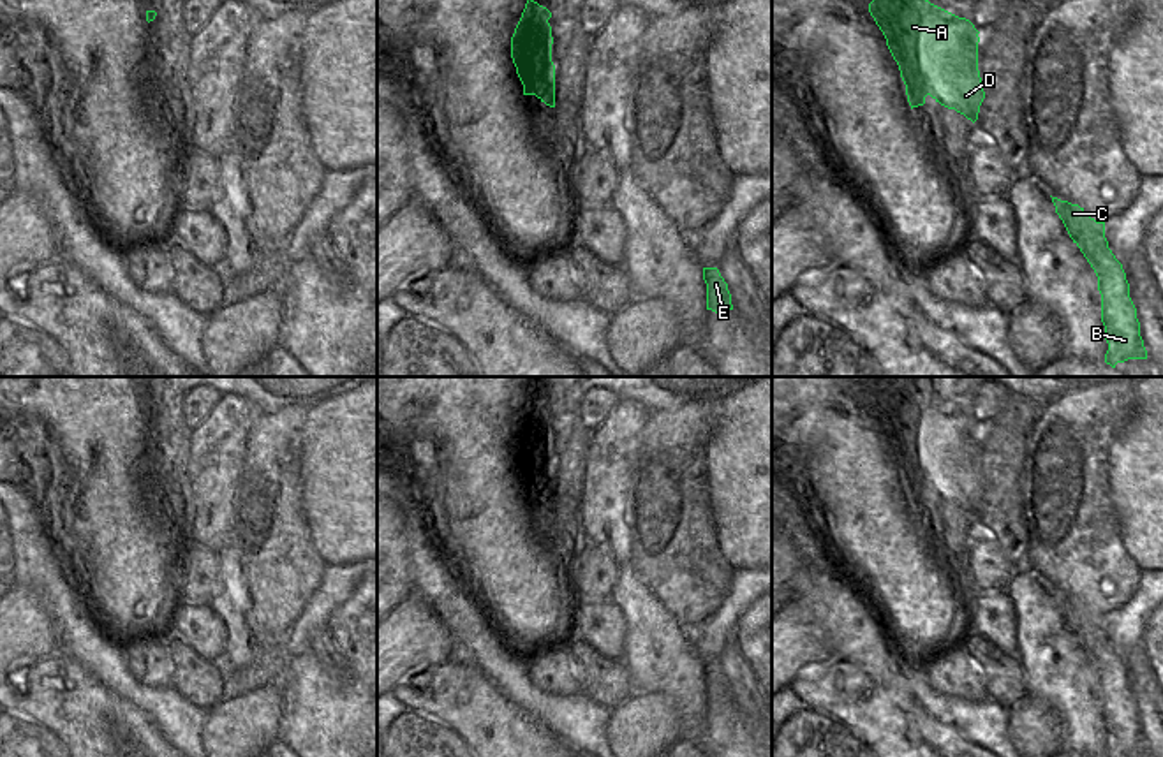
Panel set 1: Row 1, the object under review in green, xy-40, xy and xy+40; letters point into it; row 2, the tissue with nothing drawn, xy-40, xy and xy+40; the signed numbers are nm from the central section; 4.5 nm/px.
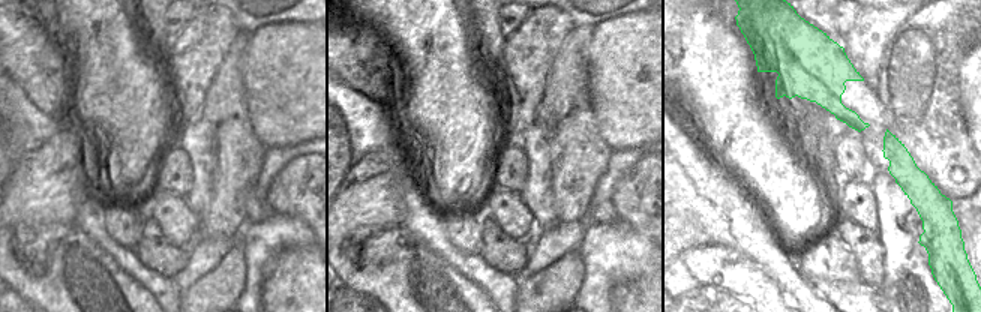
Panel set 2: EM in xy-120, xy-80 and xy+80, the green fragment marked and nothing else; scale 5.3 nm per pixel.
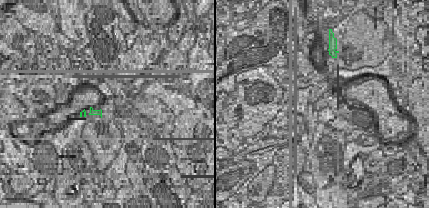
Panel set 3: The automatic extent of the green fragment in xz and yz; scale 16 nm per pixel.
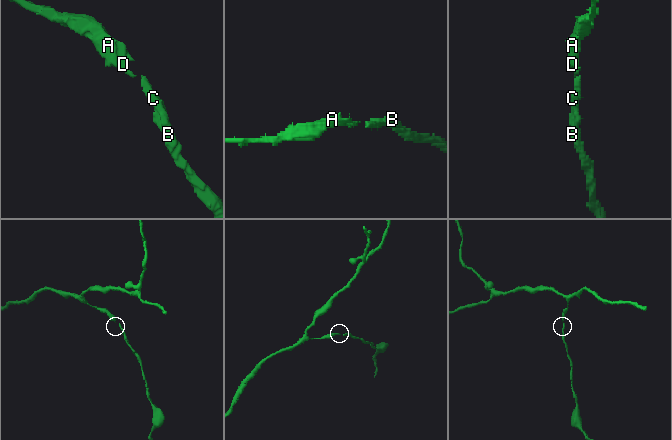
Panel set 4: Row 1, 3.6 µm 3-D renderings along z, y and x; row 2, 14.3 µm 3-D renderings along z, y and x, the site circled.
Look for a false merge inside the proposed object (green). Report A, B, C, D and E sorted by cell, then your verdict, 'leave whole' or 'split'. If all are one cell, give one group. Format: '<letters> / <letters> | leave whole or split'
A B C D E | leave whole

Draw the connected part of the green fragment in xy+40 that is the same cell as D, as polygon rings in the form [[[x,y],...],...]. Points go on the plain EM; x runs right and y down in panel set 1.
[[[909,377],[879,387],[869,407],[899,459],[911,503],[930,489],[974,518],[985,493],[974,419],[930,398]]]

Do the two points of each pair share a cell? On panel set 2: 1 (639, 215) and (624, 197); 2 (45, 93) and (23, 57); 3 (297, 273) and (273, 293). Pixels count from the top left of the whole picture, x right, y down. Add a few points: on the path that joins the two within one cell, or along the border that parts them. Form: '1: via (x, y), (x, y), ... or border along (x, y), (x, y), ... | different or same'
1: via (638, 210), (629, 201) | same
2: via (45, 84), (30, 66) | same
3: via (291, 279), (279, 291) | same

